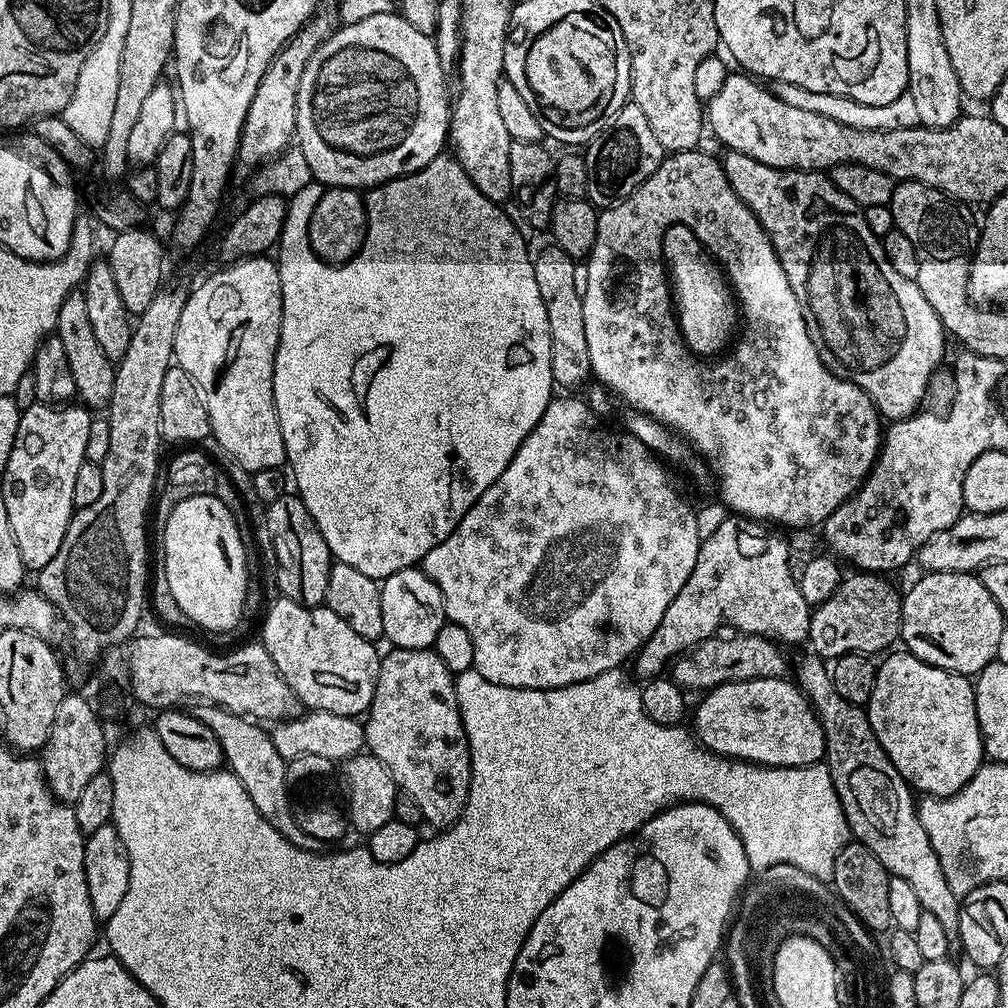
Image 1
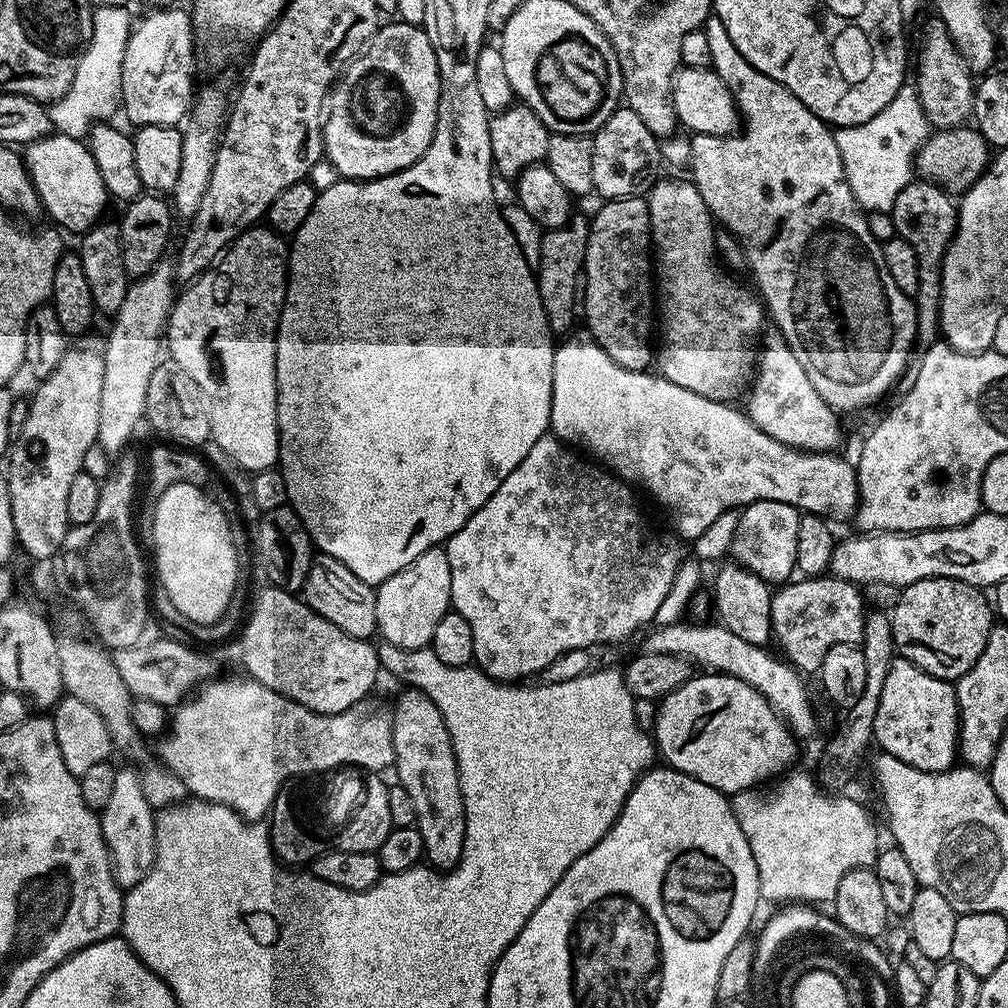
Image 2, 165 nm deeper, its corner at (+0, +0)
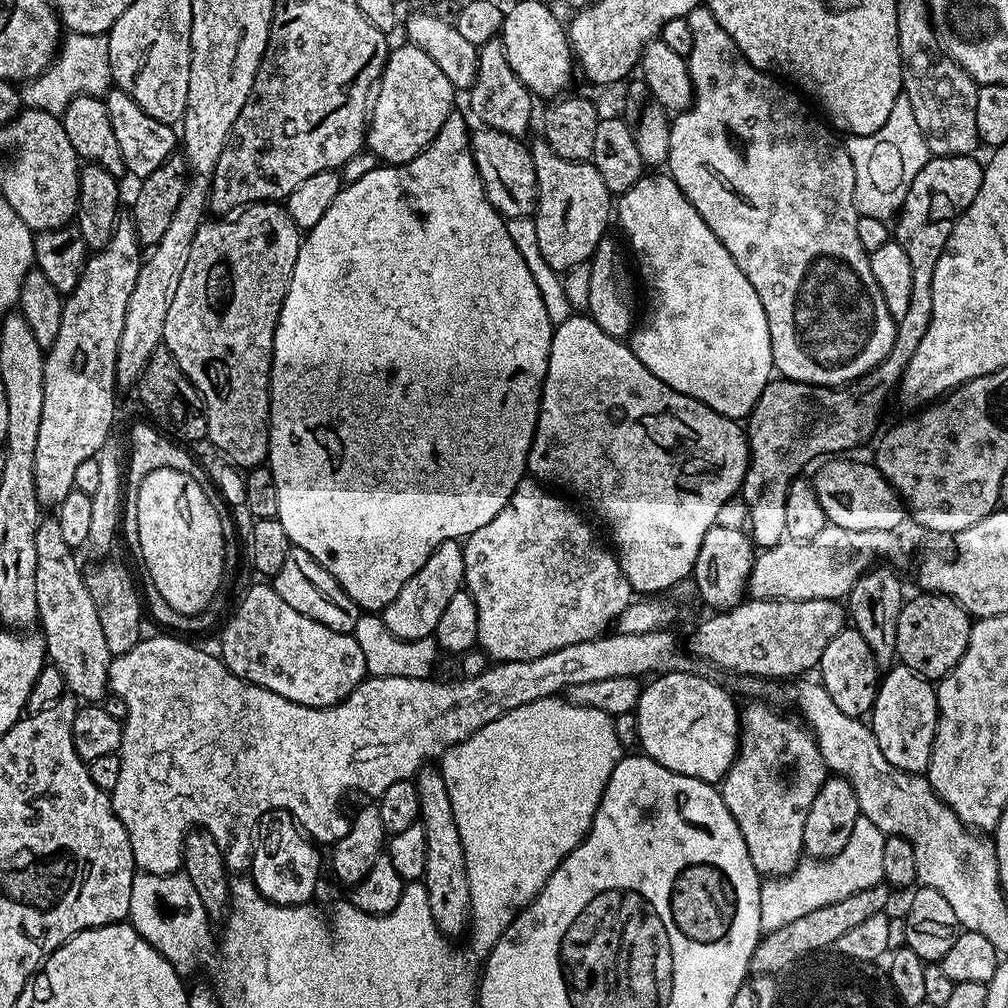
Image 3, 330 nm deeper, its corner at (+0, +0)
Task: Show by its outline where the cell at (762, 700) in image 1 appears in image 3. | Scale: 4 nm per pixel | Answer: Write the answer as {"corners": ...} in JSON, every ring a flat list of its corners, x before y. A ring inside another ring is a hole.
{"corners":[[695,671,665,672,657,675,653,684,643,685,635,710,638,744,643,755,666,766,666,770,674,770,683,776,698,778,707,784,715,785,723,781,724,775,736,761,736,750,740,746,740,712,738,704,736,708,732,701,731,691,728,693,722,685,696,675]]}

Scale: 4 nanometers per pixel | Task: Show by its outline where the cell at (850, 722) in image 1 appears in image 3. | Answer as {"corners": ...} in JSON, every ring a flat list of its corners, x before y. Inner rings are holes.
{"corners":[[713,524,710,530,706,530,706,538,702,538,702,550,698,550,696,564,692,567,692,576,696,580,697,594,712,610,734,608,745,599,756,553,752,537,744,528]]}

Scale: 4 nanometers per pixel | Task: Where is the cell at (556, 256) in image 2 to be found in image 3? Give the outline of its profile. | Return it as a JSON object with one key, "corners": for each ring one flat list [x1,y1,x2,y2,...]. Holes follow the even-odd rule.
{"corners":[[542,138,531,141,530,151,536,170,536,189,539,198,536,200,534,219,538,230,538,247,542,249,542,258,550,262,557,274,564,274,567,268,576,268,579,264,587,265,596,253,596,248,606,238,604,232,608,228,608,219,614,216,614,196,608,191,606,182,602,182,602,174,587,160,567,160,558,154]]}

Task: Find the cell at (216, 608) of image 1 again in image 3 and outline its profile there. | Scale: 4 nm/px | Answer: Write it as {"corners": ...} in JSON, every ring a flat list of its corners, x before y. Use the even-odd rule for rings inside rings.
{"corners":[[154,470,142,478,141,484,138,486,138,492,134,495,134,507,136,509,137,520,134,523,136,529,136,540,140,543,140,556,144,559,144,564,148,567,148,576,151,587,158,590,158,593,174,608,184,615,194,615,203,610,210,601,218,596,220,592,220,579,224,576,226,565,224,562,224,535,222,534,222,522,218,518,218,514,214,510,214,506,210,502,210,498,206,498,206,490,202,490,202,486,198,486,198,482,194,478,190,478,188,474,179,473,178,470]]}

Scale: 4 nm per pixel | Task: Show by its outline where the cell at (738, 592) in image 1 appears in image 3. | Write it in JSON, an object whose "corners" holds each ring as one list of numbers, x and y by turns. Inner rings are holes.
{"corners":[[975,155,970,156,932,156,918,170,914,182,910,182,910,190,902,202,898,215,894,220,894,239,906,250,906,258,910,258,910,270,914,274,914,282,910,282,910,306,906,315,896,322,894,346,890,346,890,354,882,358,882,362,865,376,853,380,851,384,835,388,822,388,815,384,803,384,797,380,773,378,762,390,758,402,746,418,746,435,748,437,748,459,750,461,742,485,742,499,748,507,748,524,752,543,757,549,763,550,779,544,785,539,786,530,786,494,790,482,803,464,811,462,815,456,827,457,829,454,848,454,851,448,859,446,863,440,872,436,876,423,880,420,880,411,888,400,888,395,895,393,900,386,900,378,914,358,914,350,922,338,926,338,926,330,932,317,932,271,938,266,938,258,950,238,956,219,967,210,970,202,978,194,982,186,985,165,976,161]]}

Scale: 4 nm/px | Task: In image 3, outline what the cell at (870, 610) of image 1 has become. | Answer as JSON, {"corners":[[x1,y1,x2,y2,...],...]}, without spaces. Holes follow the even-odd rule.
{"corners":[[814,598,810,602,789,600,745,599,734,608,717,611,709,620,704,620,692,632,690,652,697,661,709,660,728,672,743,676,759,676,772,682,784,682,789,678,800,678,817,667,822,650,846,626,846,608,841,601]]}

